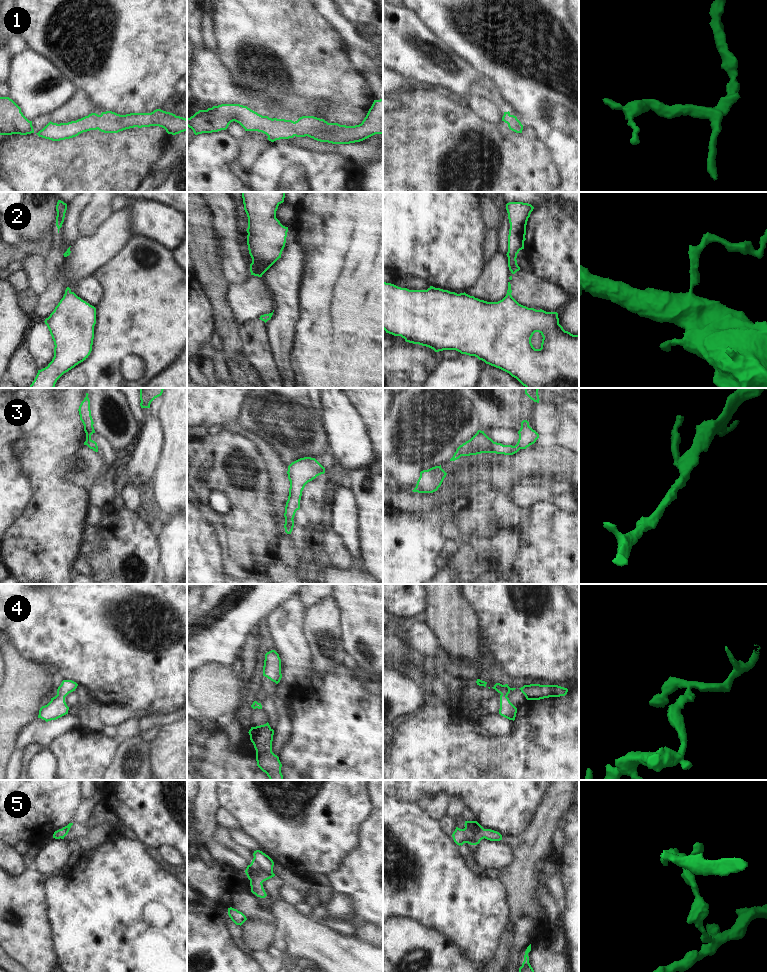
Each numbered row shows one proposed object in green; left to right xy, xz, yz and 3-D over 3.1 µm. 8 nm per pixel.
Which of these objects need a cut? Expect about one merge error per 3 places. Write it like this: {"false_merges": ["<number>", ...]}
{"false_merges": []}

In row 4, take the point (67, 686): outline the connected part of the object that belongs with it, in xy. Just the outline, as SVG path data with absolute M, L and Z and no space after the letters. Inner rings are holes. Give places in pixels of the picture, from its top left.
M63 680L57 689L57 695L51 698L47 705L40 708L38 718L48 722L68 714L69 707L65 702L65 697L75 691L77 686L78 684L72 680Z

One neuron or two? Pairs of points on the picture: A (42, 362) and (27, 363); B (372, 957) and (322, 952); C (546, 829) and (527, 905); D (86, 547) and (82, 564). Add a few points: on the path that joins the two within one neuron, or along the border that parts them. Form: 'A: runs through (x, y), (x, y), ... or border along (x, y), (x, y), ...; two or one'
A: border along (25, 346), (33, 357), (38, 369); two
B: runs through (360, 957), (343, 957), (334, 953); one
C: runs through (529, 848), (527, 851), (527, 886); one
D: border along (81, 555), (86, 560); two

